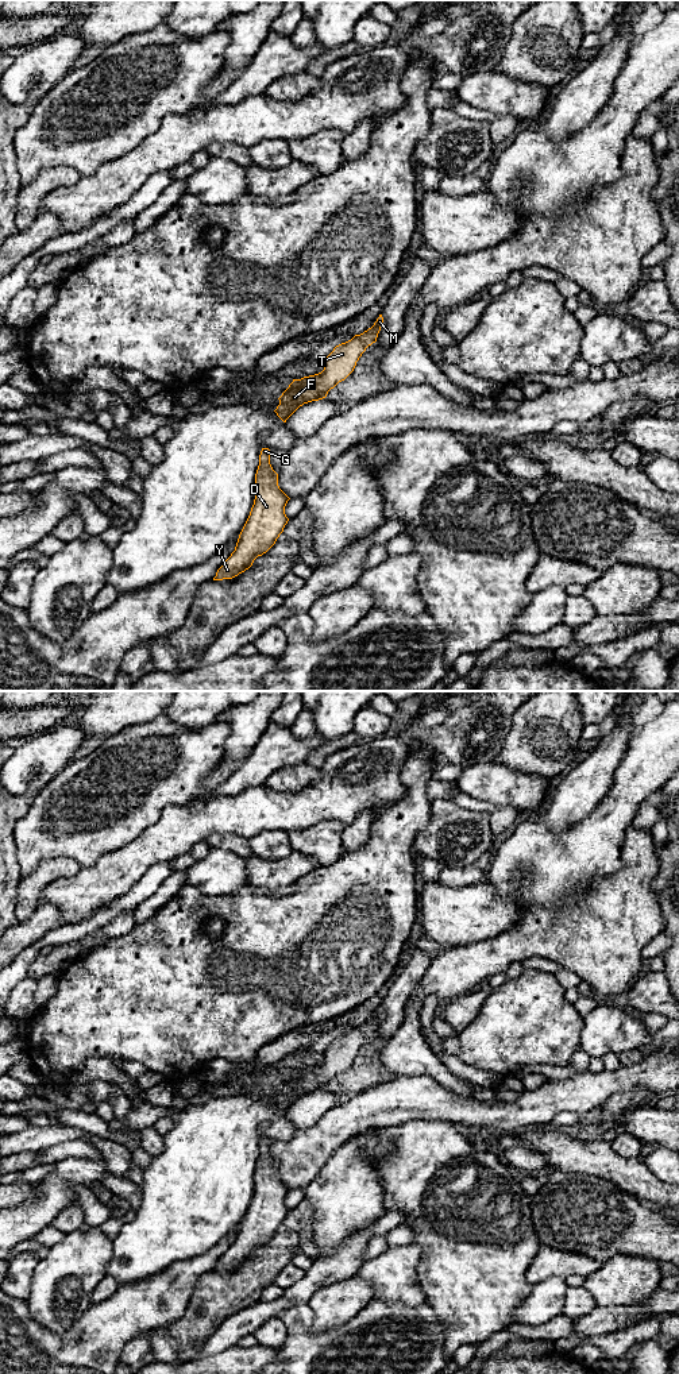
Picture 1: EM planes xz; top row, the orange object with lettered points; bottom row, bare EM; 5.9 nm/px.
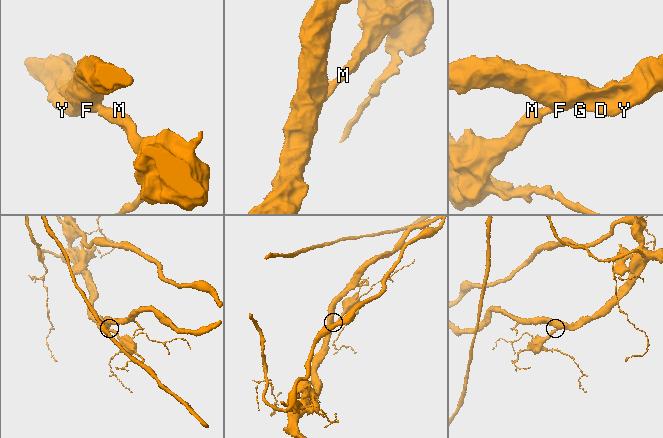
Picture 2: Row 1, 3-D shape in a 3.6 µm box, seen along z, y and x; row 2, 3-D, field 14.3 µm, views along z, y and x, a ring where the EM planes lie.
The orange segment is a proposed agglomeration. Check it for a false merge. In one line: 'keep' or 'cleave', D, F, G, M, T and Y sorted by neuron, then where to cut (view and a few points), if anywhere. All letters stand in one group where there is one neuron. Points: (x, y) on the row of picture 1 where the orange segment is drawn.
keep | D F G M T Y | no cut

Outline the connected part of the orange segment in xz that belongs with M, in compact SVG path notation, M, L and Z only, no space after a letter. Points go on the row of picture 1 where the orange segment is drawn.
M379 314L371 328L336 346L324 360L325 367L321 373L301 379L293 379L278 398L279 405L274 410L277 416L286 422L304 404L325 398L331 389L354 371L356 362L366 348L377 341L382 324L383 317Z

